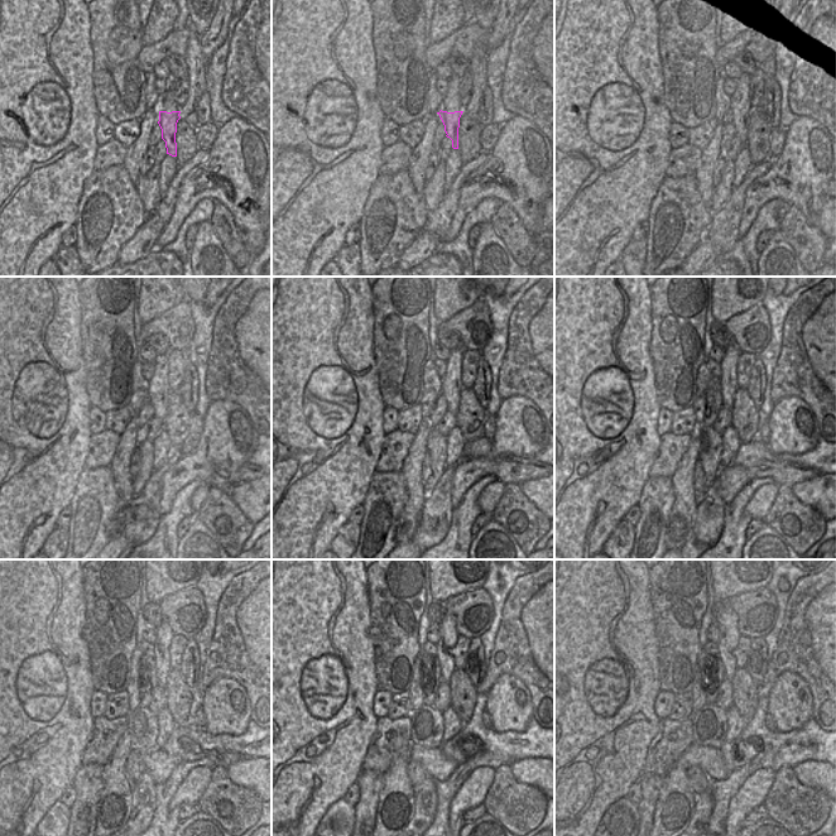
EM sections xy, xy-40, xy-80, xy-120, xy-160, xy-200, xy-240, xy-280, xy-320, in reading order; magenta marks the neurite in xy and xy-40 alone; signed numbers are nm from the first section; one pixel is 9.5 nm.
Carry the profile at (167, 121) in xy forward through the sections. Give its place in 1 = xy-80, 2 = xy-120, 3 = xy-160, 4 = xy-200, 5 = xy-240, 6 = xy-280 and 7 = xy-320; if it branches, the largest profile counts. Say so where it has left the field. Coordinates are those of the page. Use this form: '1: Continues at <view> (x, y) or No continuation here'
1: Continues at xy-80 (733, 119)
2: Continues at xy-120 (161, 400)
3: Continues at xy-160 (446, 376)
4: Continues at xy-200 (729, 364)
5: Continues at xy-240 (164, 635)
6: Continues at xy-280 (447, 633)
7: Continues at xy-320 (726, 619).

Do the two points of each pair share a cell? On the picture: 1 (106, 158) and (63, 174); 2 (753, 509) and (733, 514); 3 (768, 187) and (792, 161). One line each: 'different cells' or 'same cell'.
1: different cells
2: different cells
3: same cell

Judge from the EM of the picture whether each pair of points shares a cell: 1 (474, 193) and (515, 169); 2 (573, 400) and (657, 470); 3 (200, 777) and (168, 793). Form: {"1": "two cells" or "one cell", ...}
{"1": "one cell", "2": "two cells", "3": "two cells"}

